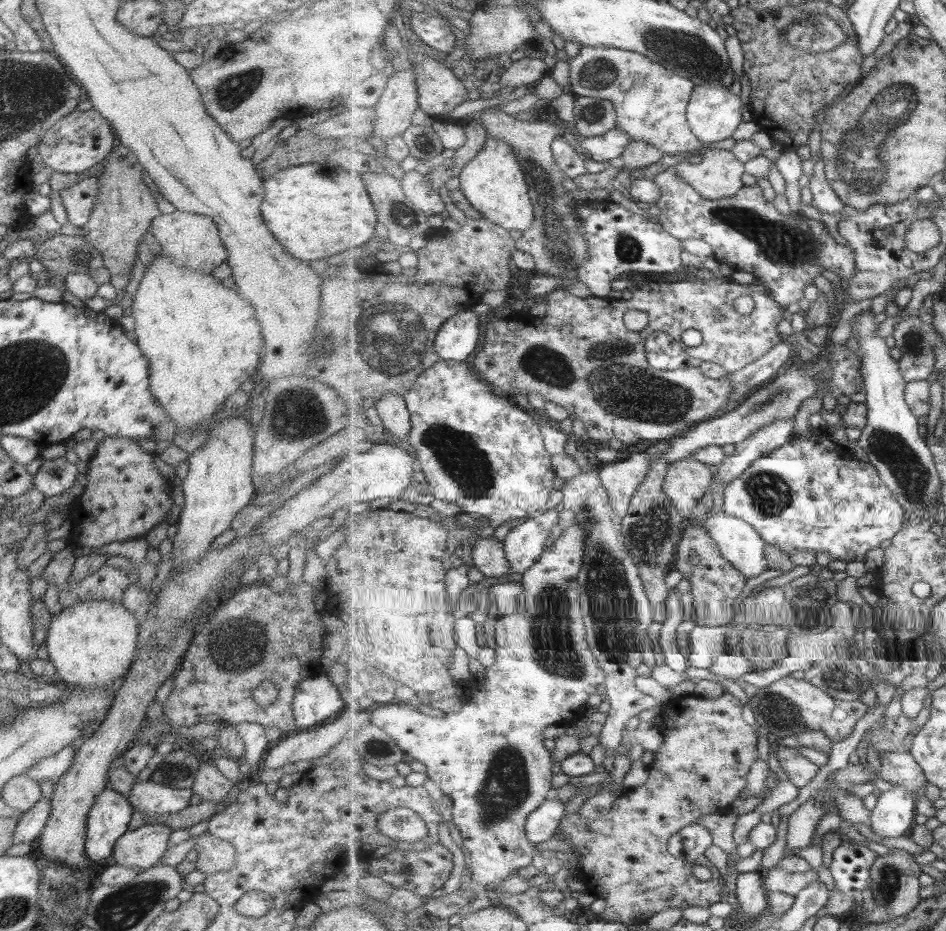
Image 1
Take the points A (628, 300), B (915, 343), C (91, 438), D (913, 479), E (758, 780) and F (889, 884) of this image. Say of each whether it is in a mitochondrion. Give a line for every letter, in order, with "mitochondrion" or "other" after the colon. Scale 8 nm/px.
A: other
B: mitochondrion
C: other
D: mitochondrion
E: other
F: mitochondrion

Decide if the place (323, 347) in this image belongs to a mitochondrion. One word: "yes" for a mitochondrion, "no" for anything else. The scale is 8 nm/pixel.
yes

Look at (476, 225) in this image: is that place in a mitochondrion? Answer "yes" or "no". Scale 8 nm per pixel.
no

